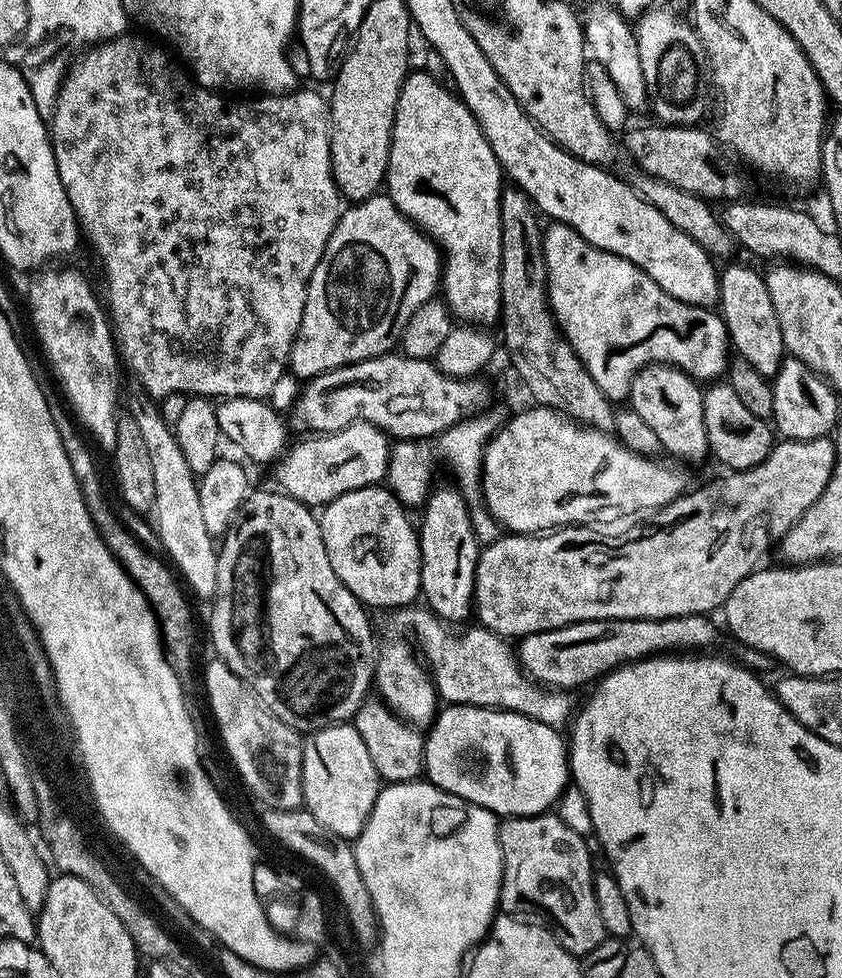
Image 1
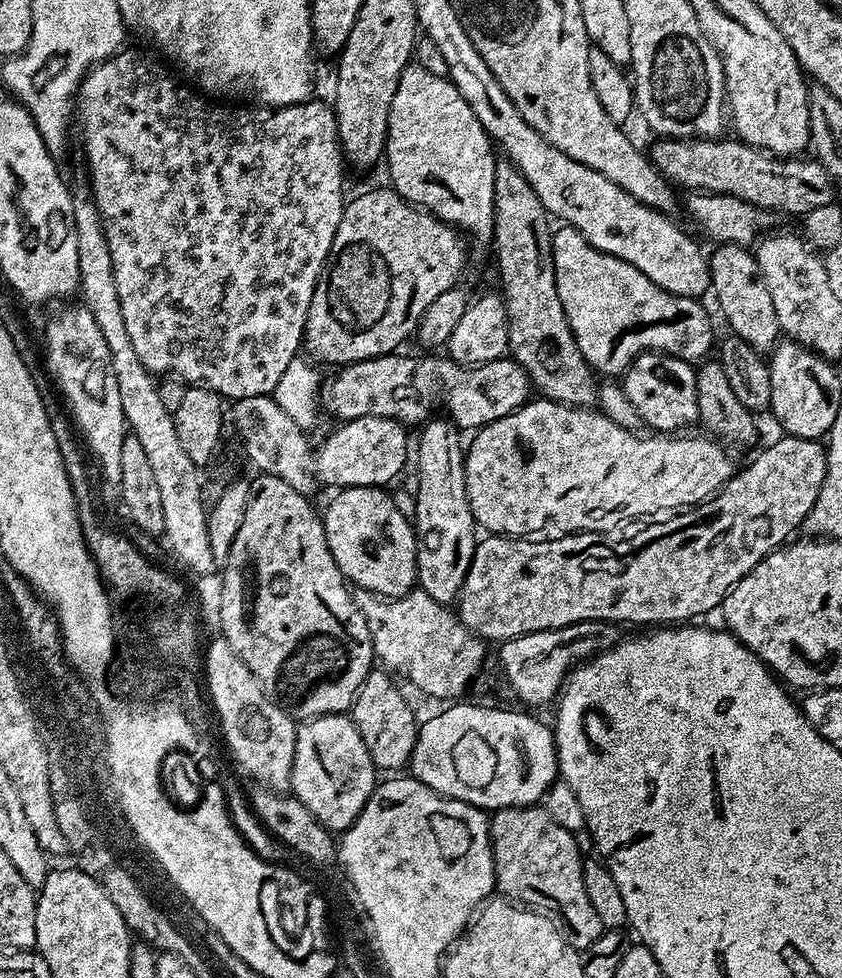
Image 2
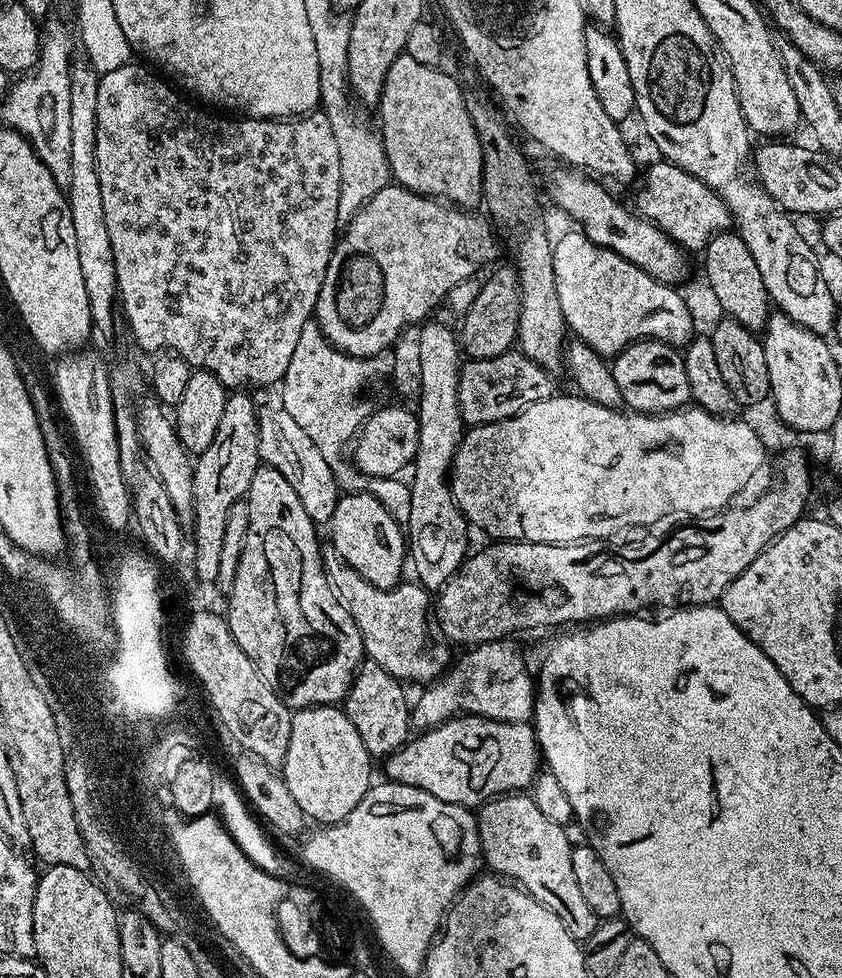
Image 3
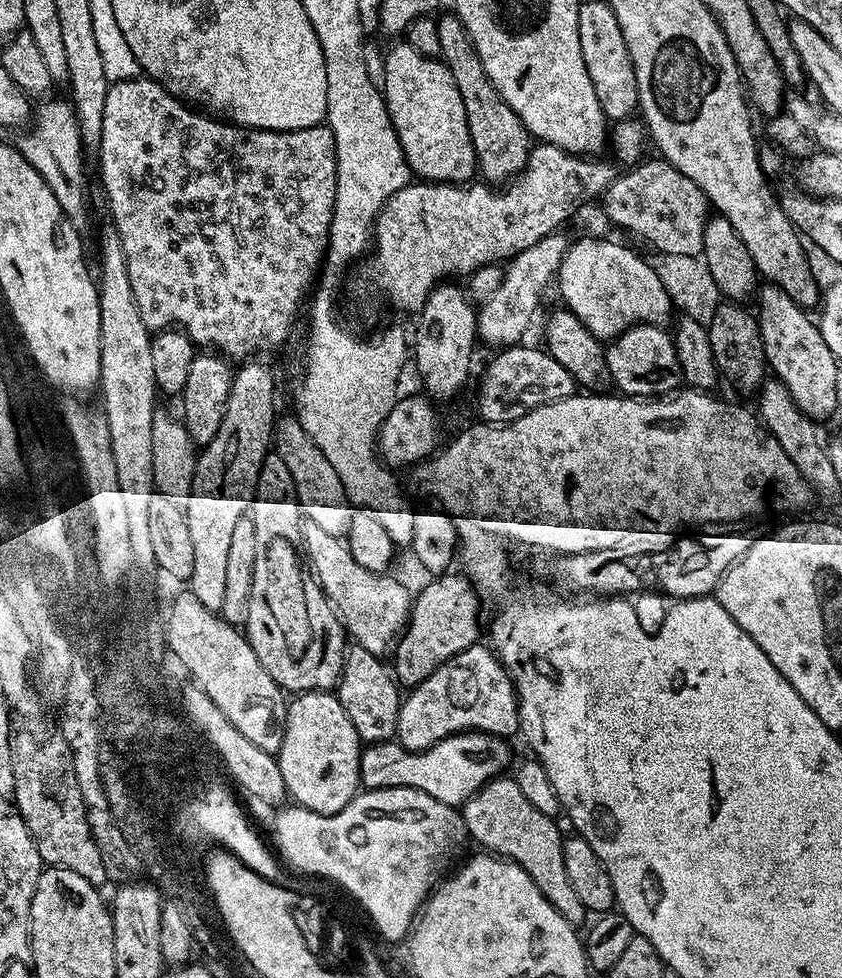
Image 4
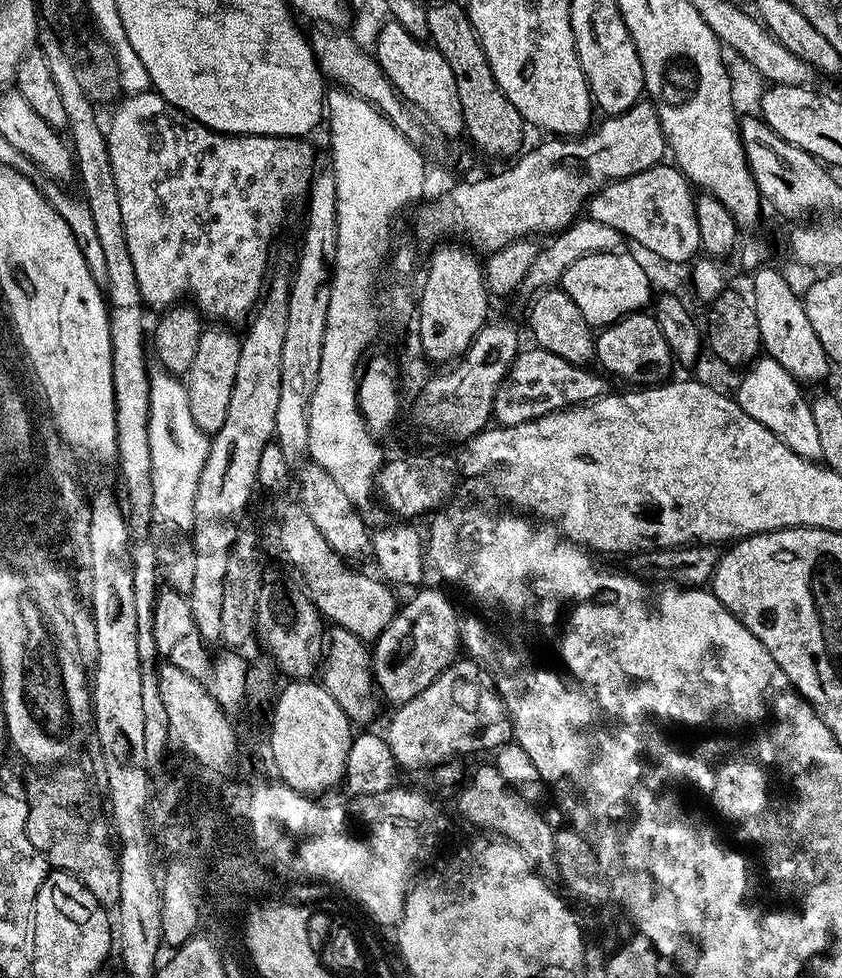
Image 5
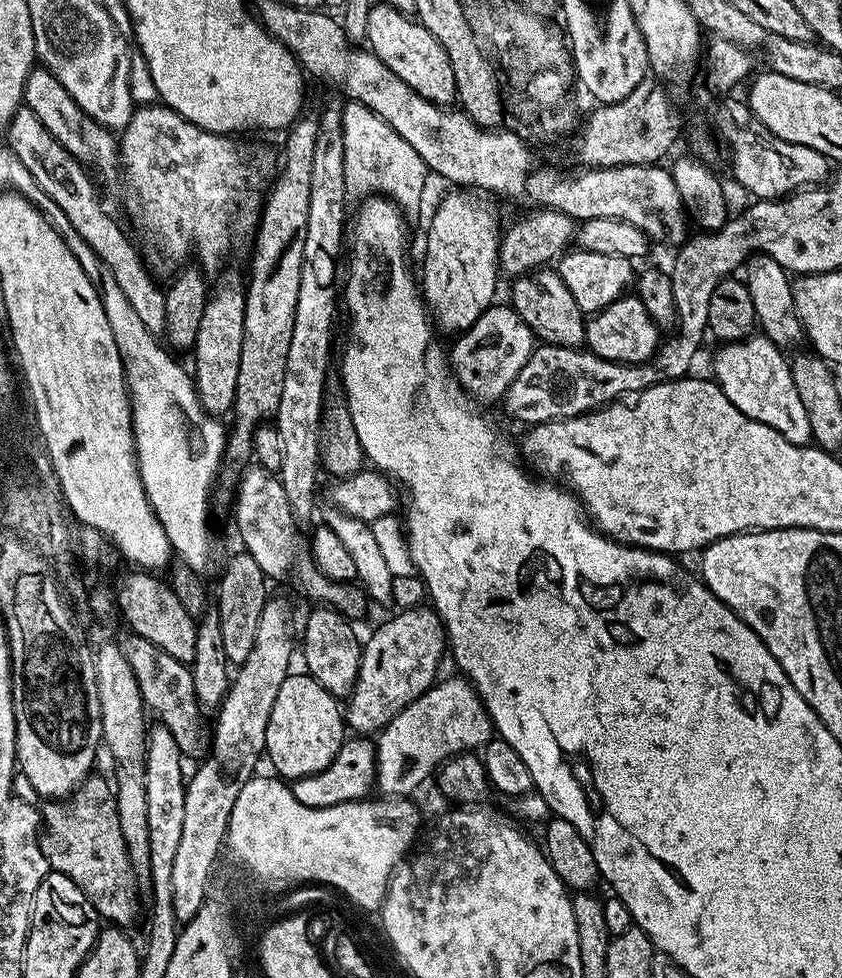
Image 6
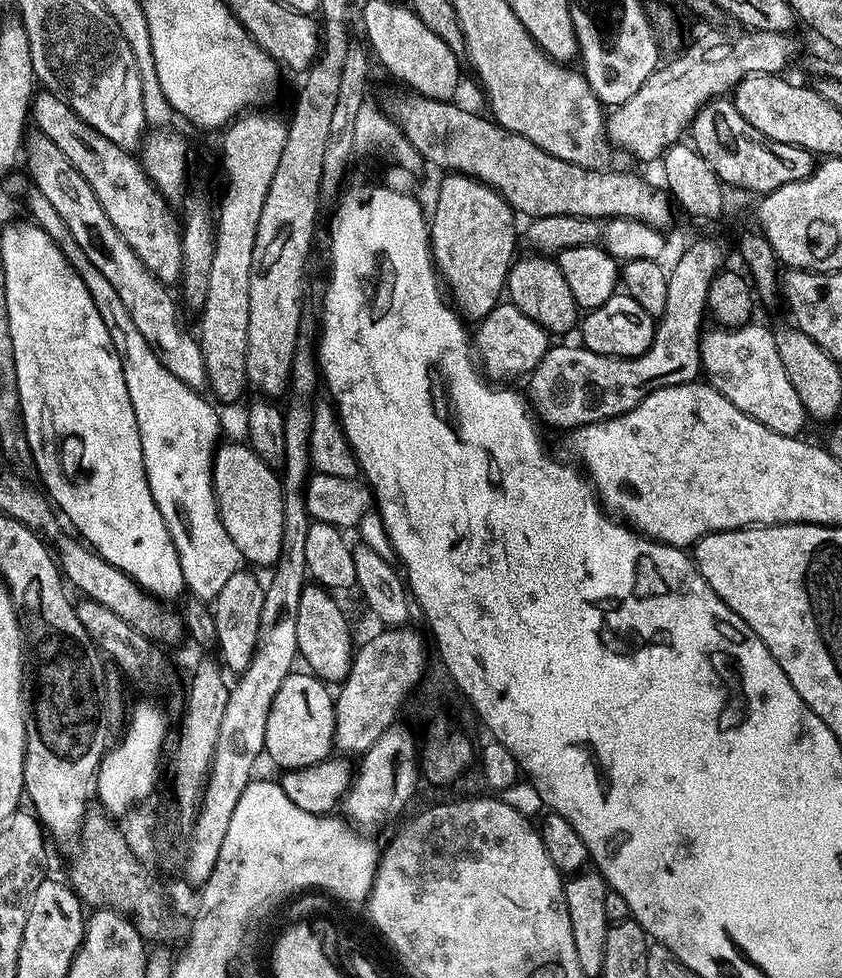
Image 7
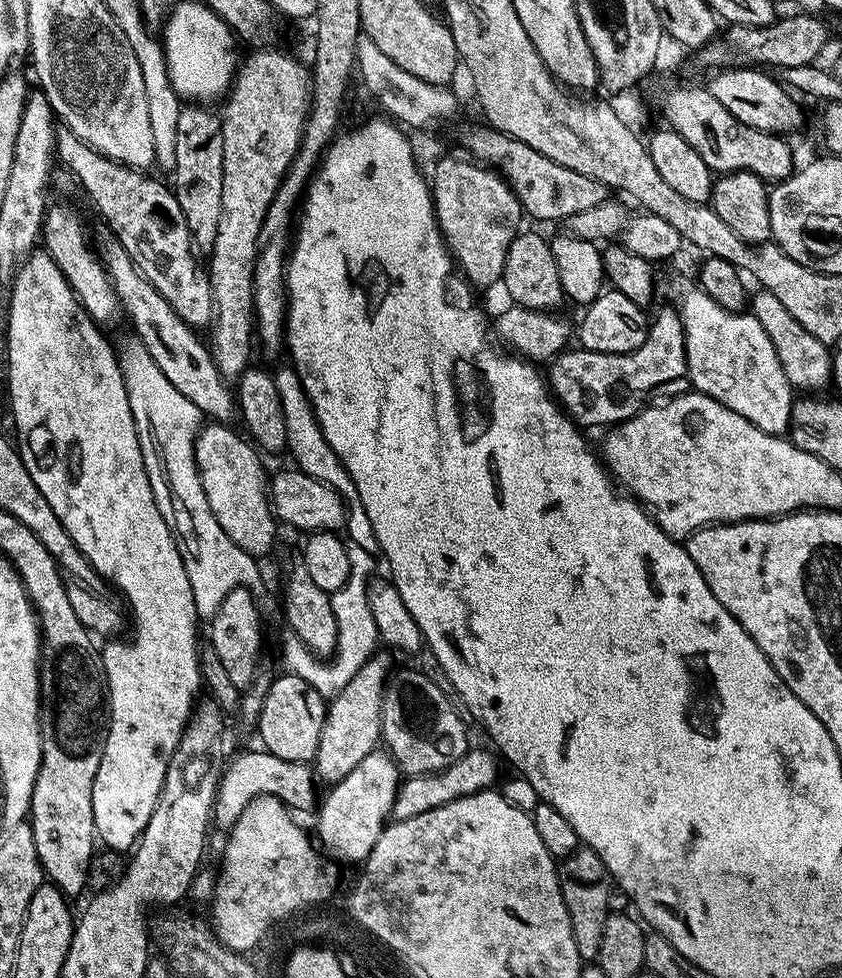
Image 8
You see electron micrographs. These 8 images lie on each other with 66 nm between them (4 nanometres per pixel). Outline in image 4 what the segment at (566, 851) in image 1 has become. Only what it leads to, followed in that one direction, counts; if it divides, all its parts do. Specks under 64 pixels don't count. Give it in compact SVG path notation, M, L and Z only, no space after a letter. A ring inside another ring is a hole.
M508 774L497 775L489 784L483 784L479 790L462 805L464 817L464 829L468 831L473 841L481 844L481 849L497 856L503 856L505 860L512 860L542 890L544 897L574 926L580 926L586 917L586 909L582 906L578 894L574 892L570 884L569 875L566 874L563 862L563 846L565 837L560 835L559 828L553 817L542 814L522 794L515 778Z

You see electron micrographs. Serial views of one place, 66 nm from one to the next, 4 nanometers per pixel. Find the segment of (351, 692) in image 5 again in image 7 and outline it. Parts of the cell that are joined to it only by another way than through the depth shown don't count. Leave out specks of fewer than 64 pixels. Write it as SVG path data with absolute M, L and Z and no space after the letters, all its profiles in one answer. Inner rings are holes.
M315 582L305 583L302 596L298 598L298 618L294 634L298 637L299 659L308 663L305 664L307 671L329 686L339 685L347 678L354 655L352 632L335 598L337 597L329 589Z

